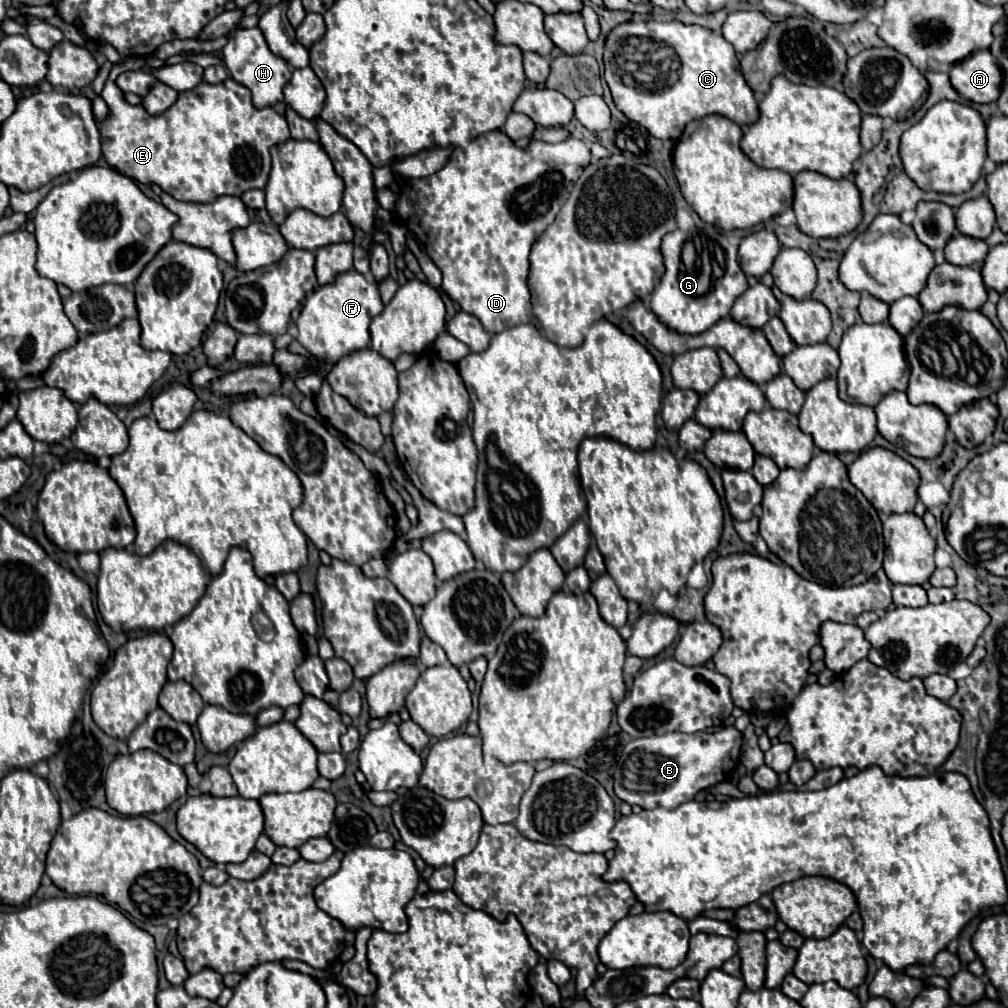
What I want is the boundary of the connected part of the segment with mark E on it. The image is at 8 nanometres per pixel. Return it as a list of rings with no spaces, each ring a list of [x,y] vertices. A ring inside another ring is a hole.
[[[126,57],[123,65],[113,65],[113,71],[110,71],[109,79],[101,91],[101,97],[109,105],[107,119],[99,123],[103,157],[109,167],[117,169],[119,173],[141,185],[155,183],[179,201],[209,203],[221,195],[239,197],[249,189],[263,189],[271,171],[269,147],[289,139],[289,127],[285,117],[279,115],[273,107],[257,109],[251,101],[251,91],[245,85],[237,83],[233,77],[217,85],[203,81],[197,87],[179,93],[179,99],[165,113],[149,115],[143,105],[129,105],[125,101],[125,93],[115,85],[121,71],[140,70],[144,66],[142,57]]]

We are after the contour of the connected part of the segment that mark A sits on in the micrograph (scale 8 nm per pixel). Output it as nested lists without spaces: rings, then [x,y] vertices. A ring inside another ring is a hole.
[[[983,49],[955,63],[949,71],[953,89],[971,103],[991,103],[1001,93],[1003,73],[995,57]]]

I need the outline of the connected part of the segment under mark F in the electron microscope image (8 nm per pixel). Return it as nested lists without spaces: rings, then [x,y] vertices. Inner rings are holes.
[[[349,269],[335,277],[335,283],[319,285],[305,299],[297,325],[297,341],[315,357],[337,361],[353,351],[365,349],[369,345],[369,325],[373,317],[383,311],[377,285],[365,275]]]

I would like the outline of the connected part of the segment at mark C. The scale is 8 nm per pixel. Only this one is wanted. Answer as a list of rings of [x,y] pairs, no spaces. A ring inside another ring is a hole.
[[[643,21],[643,23],[621,23],[609,31],[605,43],[605,81],[611,89],[615,107],[635,123],[641,123],[651,135],[659,139],[679,139],[685,125],[693,119],[701,119],[705,115],[723,115],[733,123],[745,127],[757,121],[759,109],[753,91],[747,87],[739,59],[735,55],[733,45],[719,33],[705,29],[701,25],[683,25],[681,21],[661,23],[661,21]],[[625,37],[649,37],[655,41],[663,41],[673,47],[681,67],[677,71],[677,79],[669,79],[669,75],[649,77],[647,73],[637,71],[617,71],[617,59],[613,53],[619,49],[619,41]]]

